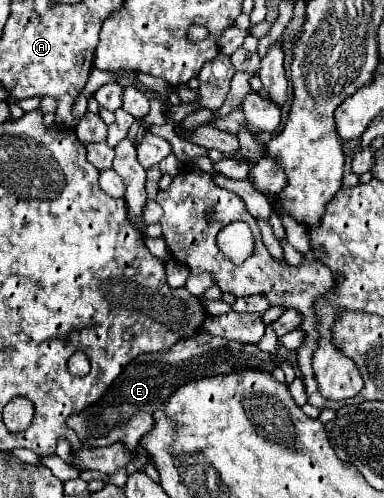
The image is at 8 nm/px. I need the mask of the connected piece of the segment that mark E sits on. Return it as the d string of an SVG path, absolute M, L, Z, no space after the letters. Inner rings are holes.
M198 331L198 335L192 335L190 339L180 339L170 349L144 353L128 363L122 375L118 375L118 379L102 395L102 399L86 407L86 411L70 415L66 425L86 447L108 447L114 443L122 443L126 451L138 451L142 435L146 435L154 427L152 413L184 381L210 375L226 375L242 367L274 371L274 365L268 361L268 353L260 351L258 345L242 345L224 337L214 337L206 331Z

